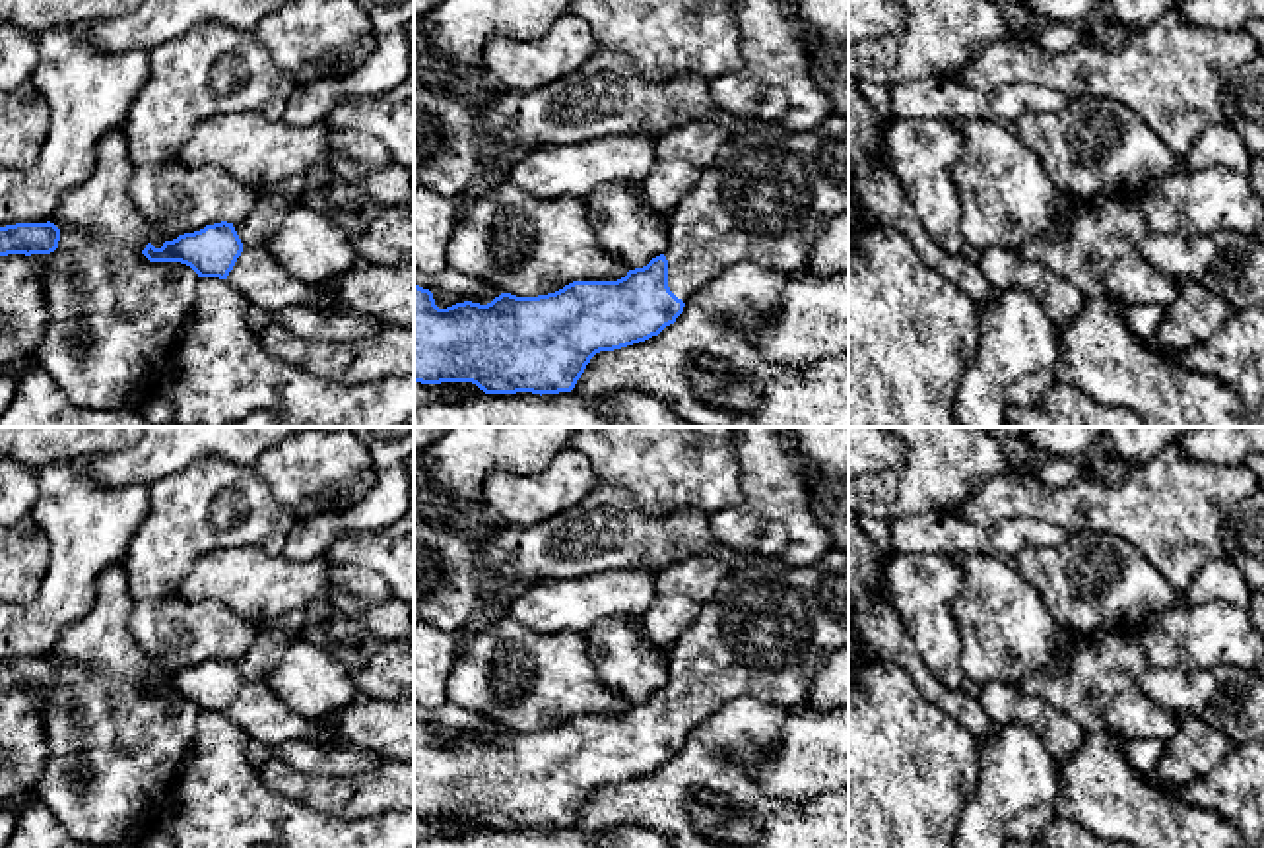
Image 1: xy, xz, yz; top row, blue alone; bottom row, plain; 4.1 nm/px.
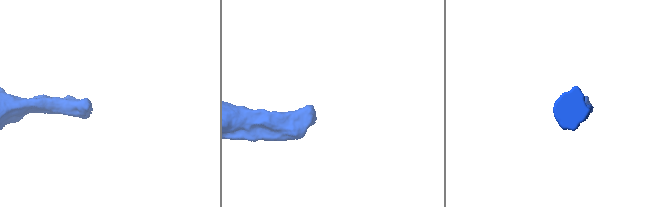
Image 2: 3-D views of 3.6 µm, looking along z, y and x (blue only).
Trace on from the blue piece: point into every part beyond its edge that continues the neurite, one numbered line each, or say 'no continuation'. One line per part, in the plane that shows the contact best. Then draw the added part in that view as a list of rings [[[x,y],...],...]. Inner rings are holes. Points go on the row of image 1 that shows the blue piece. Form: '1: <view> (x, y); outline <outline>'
1: xy (261, 280); outline [[[266,192],[258,196],[247,219],[233,223],[243,243],[243,252],[225,281],[252,305],[268,310],[282,310],[293,305],[324,310],[332,303],[332,295],[324,291],[330,281],[305,283],[274,262],[264,250],[264,243],[297,206],[299,200],[295,198]]]

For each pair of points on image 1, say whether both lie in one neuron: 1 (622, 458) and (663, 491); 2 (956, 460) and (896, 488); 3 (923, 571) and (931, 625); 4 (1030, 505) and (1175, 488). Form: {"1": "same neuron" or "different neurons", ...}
{"1": "same neuron", "2": "same neuron", "3": "same neuron", "4": "same neuron"}

